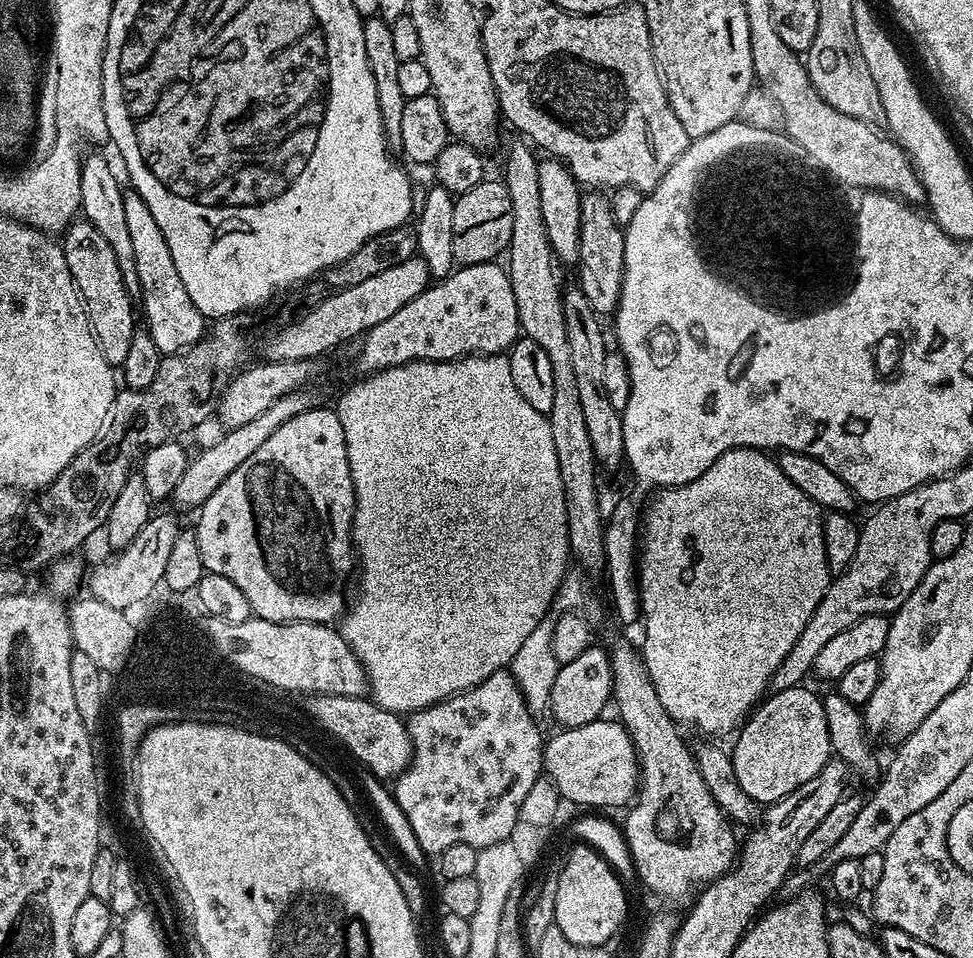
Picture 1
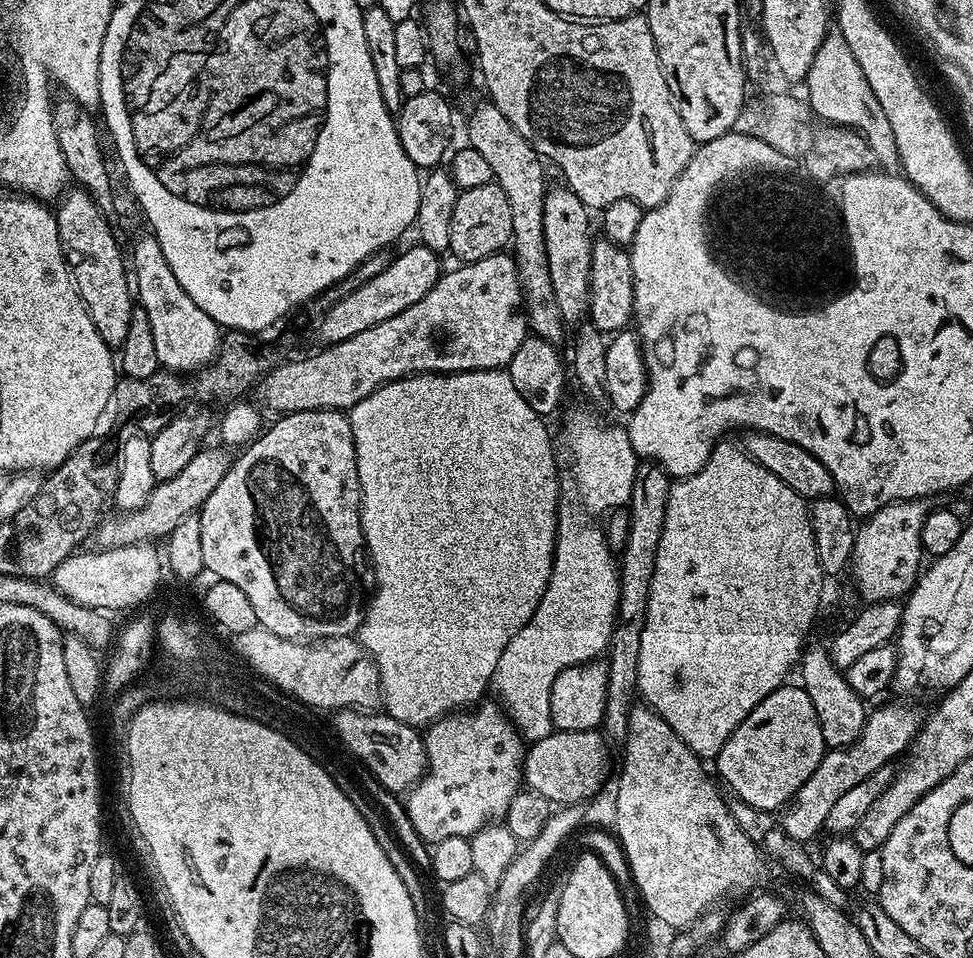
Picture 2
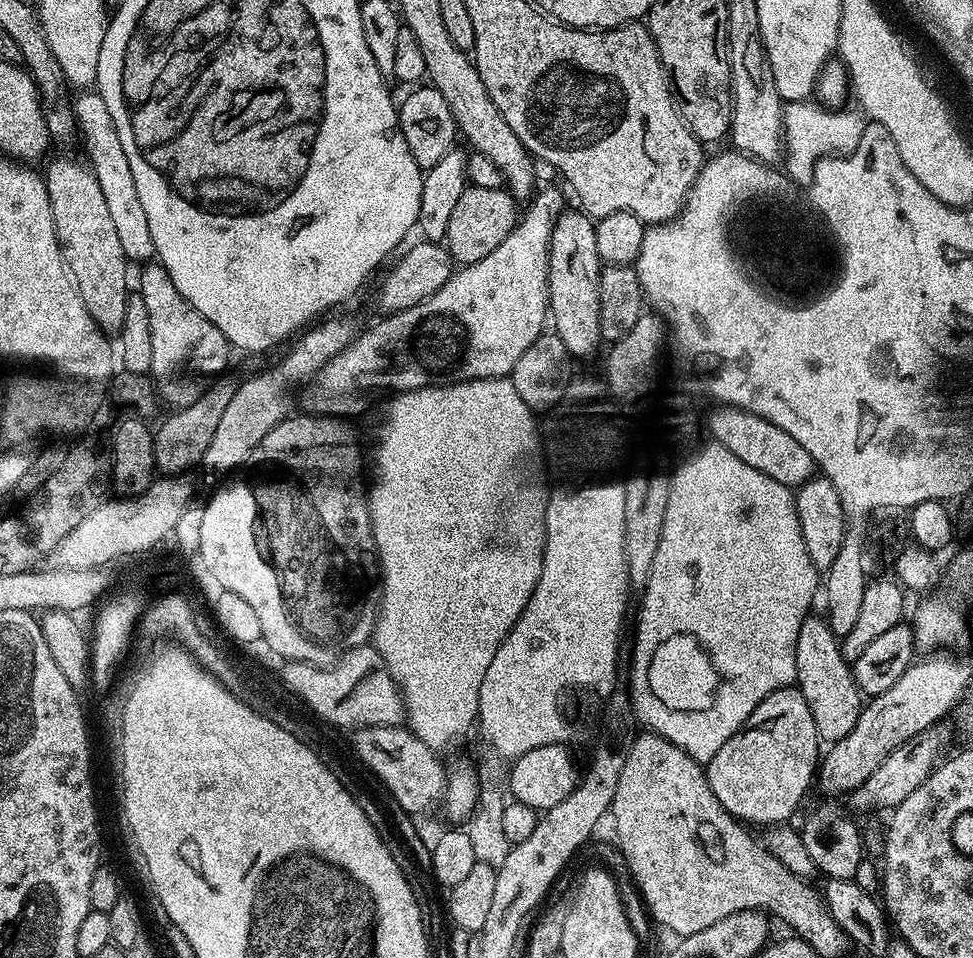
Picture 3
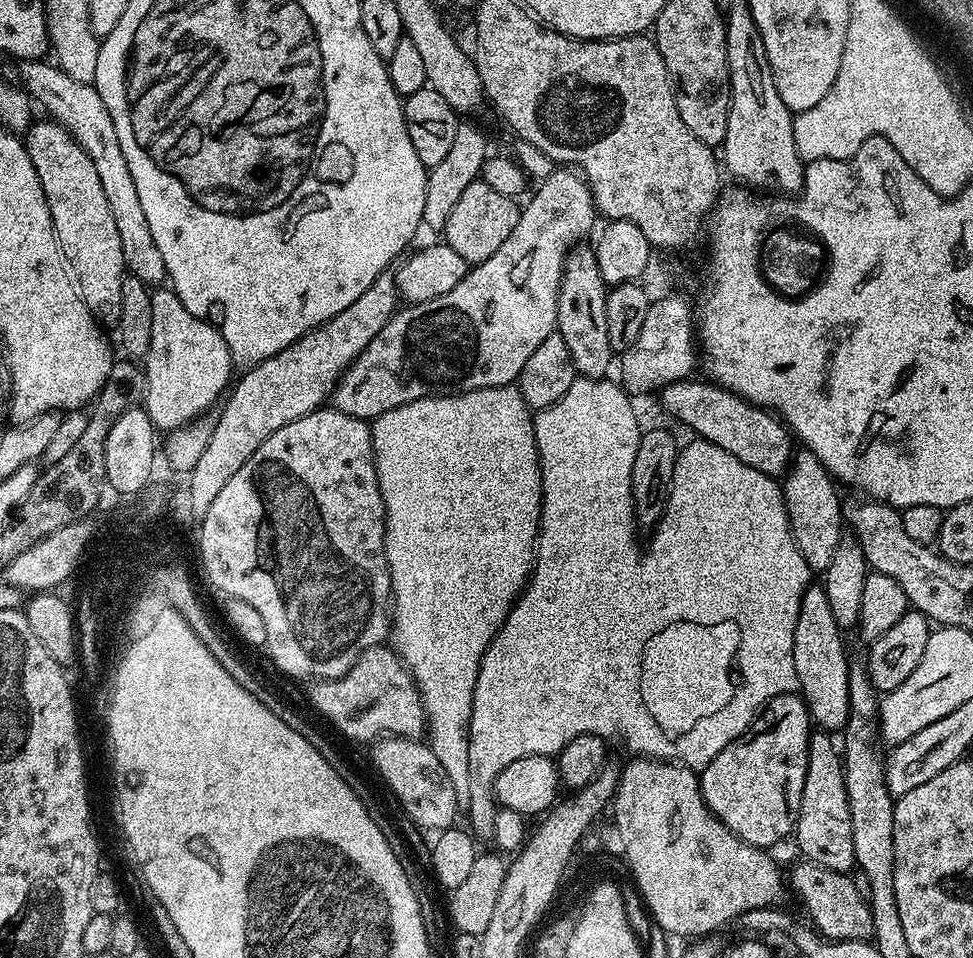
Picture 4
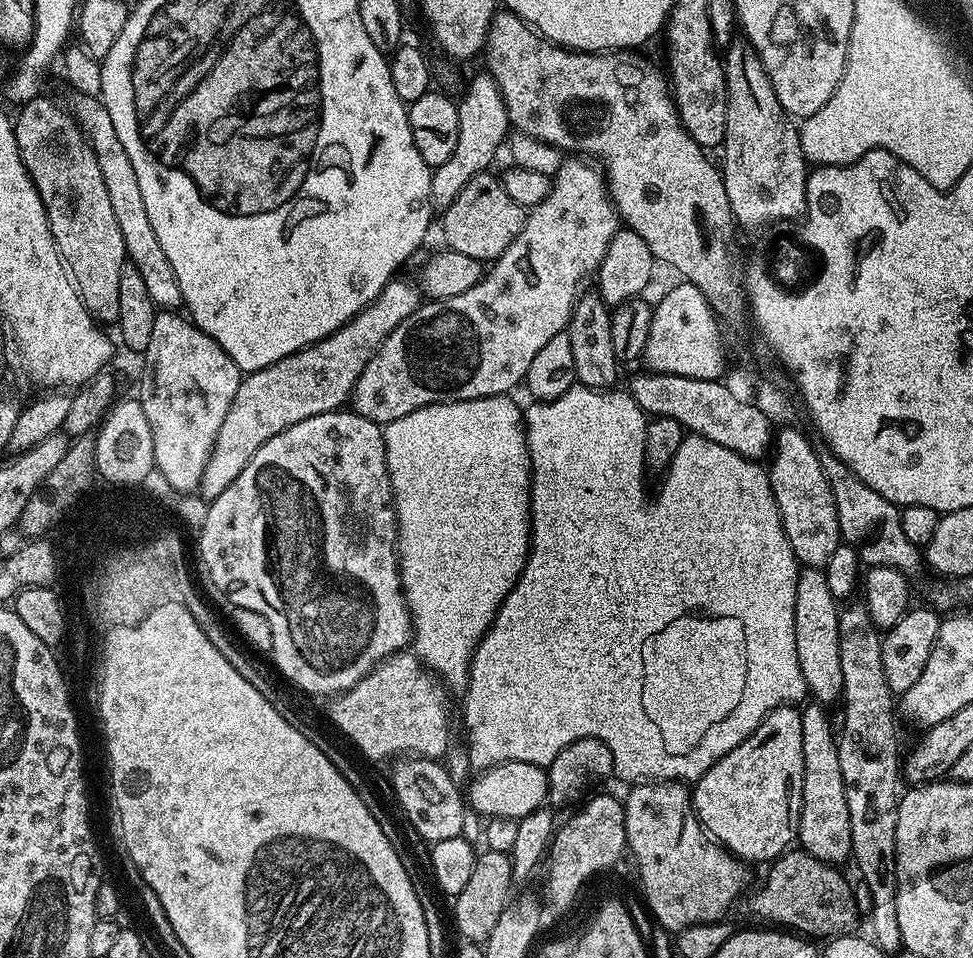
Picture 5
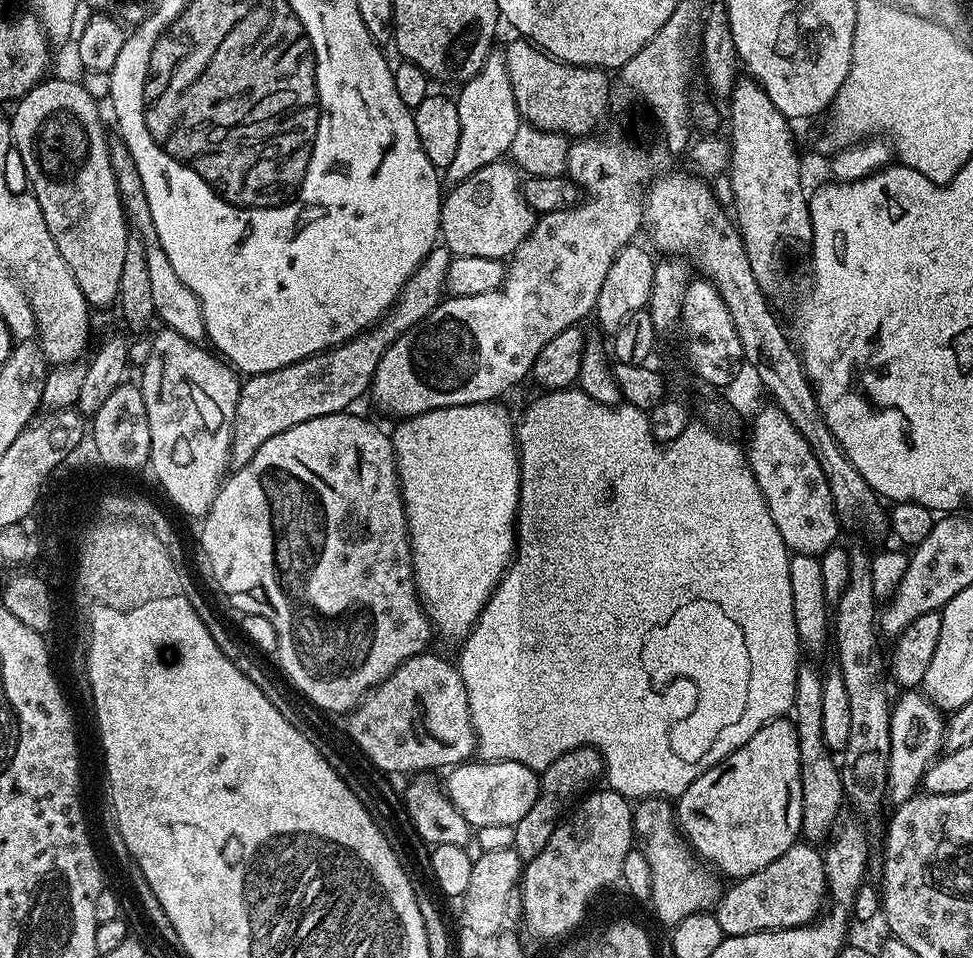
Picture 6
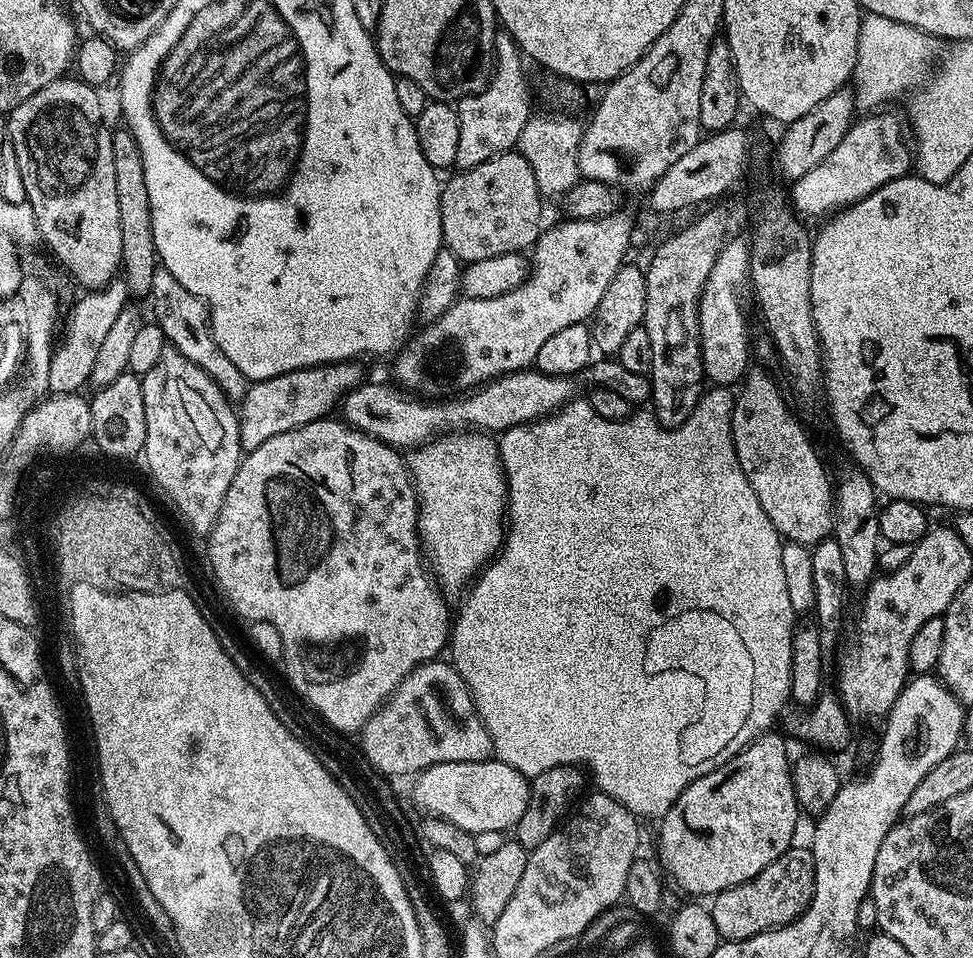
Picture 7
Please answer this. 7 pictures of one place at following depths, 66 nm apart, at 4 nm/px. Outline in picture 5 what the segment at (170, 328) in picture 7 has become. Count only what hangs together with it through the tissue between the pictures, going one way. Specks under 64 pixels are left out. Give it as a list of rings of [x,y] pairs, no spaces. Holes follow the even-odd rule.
[[[76,94],[73,97],[70,111],[88,137],[94,156],[98,158],[98,166],[102,169],[102,182],[106,182],[106,195],[110,197],[110,206],[114,209],[114,218],[118,221],[118,230],[122,230],[125,257],[136,267],[138,274],[142,274],[146,290],[156,303],[157,309],[179,309],[184,299],[178,286],[178,278],[174,278],[174,266],[170,266],[170,258],[166,258],[166,253],[158,242],[158,234],[154,234],[154,226],[150,226],[150,214],[146,214],[146,202],[142,202],[142,190],[134,174],[134,162],[130,162],[126,146],[122,146],[122,141],[118,139],[114,122],[104,101],[95,96]]]

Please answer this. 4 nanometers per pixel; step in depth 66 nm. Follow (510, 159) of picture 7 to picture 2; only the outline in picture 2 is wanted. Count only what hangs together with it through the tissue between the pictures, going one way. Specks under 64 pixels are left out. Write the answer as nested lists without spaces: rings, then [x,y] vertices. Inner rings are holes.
[[[494,182],[477,186],[474,189],[463,190],[454,202],[454,214],[450,218],[450,242],[448,252],[457,256],[457,261],[473,264],[487,256],[509,247],[512,238],[512,223],[510,222],[510,202],[506,202],[506,194]]]

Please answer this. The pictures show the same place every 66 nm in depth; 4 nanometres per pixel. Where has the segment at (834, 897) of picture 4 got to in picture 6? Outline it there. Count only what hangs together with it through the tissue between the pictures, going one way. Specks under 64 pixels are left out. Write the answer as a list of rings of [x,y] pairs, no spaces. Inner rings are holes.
[[[808,842],[792,844],[790,850],[786,850],[782,858],[774,858],[770,866],[762,866],[762,870],[729,884],[732,885],[723,889],[714,909],[725,936],[774,932],[778,928],[811,924],[825,911],[830,896],[821,849]]]

